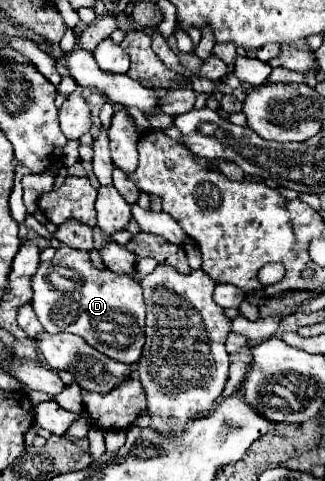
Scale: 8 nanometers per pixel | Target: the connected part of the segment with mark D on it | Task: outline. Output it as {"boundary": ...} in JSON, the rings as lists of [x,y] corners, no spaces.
{"boundary":[[[61,246],[51,262],[41,262],[33,276],[31,306],[45,332],[71,332],[115,362],[135,364],[141,356],[145,336],[145,300],[141,284],[129,274],[95,268],[87,250]]]}

